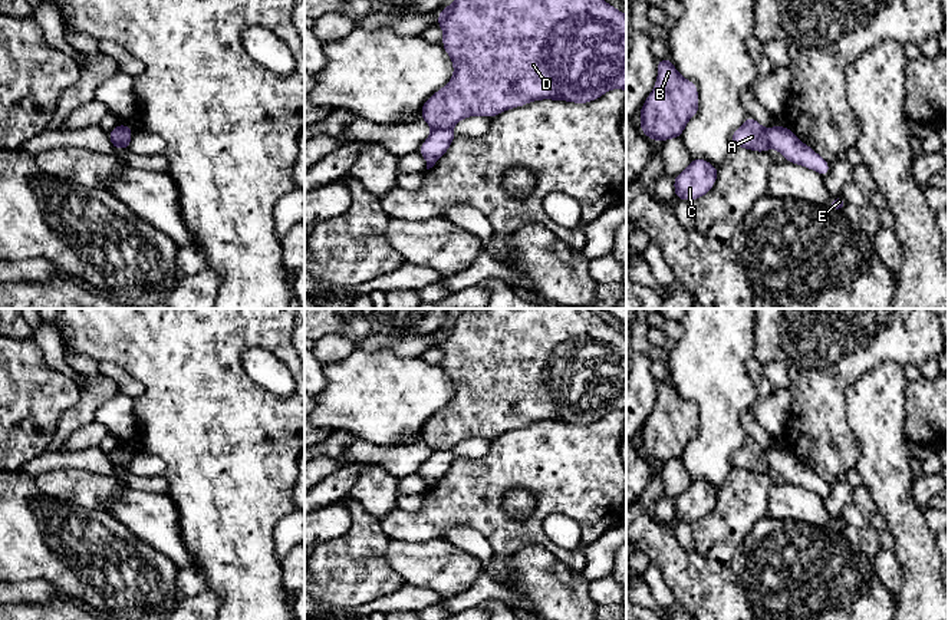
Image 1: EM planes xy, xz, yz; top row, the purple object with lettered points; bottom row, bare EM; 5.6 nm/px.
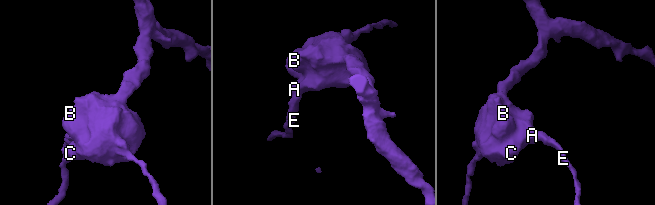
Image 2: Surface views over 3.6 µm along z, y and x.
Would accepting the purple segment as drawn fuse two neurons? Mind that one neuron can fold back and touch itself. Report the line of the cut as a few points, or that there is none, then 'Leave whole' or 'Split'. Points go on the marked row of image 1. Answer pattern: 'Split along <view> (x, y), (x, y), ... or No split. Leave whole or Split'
Split along xz (433, 128), (450, 129). Split

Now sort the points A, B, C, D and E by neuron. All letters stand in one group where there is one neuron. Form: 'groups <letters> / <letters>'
groups A B C D / E

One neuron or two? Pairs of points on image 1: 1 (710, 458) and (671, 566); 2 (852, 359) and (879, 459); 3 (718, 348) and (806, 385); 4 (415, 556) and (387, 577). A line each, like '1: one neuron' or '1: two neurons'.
1: two neurons
2: two neurons
3: two neurons
4: two neurons

